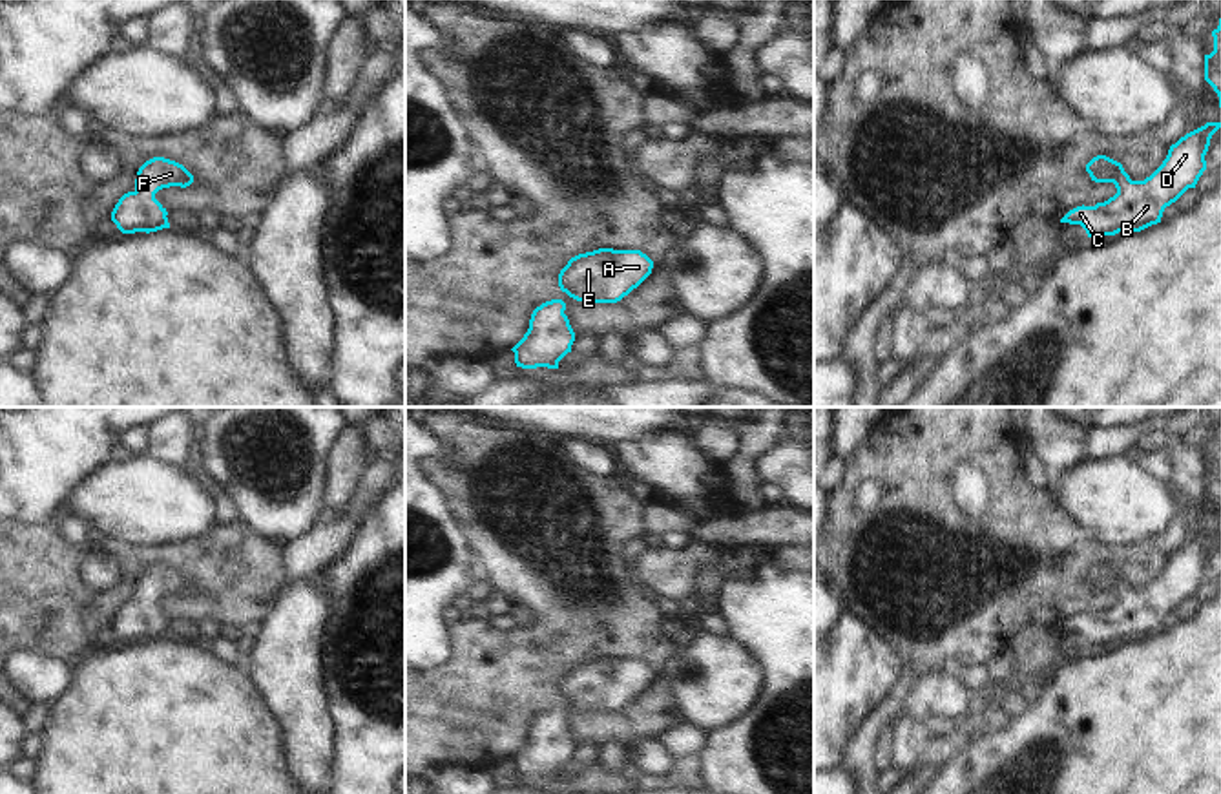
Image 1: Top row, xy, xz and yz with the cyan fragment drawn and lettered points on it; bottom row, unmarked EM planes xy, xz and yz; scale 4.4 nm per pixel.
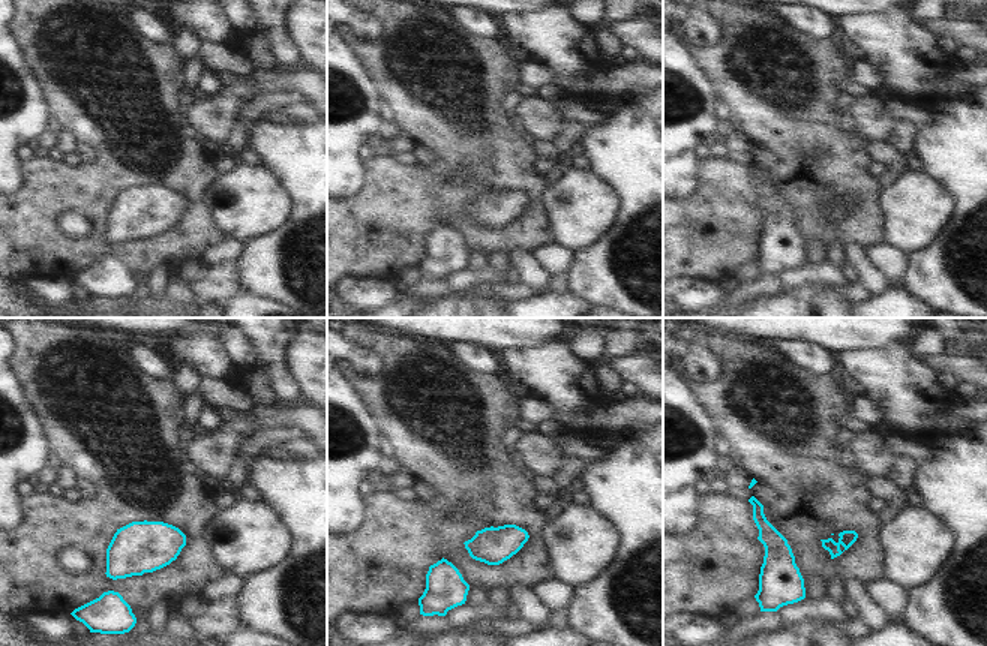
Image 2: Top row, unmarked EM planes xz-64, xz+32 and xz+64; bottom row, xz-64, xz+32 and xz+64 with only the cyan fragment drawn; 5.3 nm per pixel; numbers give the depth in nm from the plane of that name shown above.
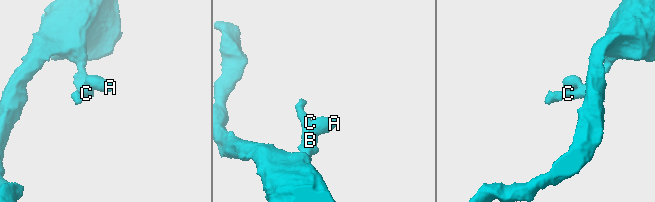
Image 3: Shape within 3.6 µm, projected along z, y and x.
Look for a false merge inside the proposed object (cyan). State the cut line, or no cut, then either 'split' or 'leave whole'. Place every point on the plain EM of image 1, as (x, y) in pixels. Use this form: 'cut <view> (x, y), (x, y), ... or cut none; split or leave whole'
cut none; leave whole

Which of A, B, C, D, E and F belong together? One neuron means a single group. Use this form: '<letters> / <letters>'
A B C D E F

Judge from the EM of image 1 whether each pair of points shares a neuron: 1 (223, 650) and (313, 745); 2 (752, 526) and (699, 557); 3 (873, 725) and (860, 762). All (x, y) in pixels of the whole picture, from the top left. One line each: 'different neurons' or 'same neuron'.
1: different neurons
2: same neuron
3: same neuron

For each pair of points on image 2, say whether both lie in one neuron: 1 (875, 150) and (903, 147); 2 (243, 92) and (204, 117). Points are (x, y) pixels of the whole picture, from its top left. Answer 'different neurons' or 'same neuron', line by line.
1: different neurons
2: same neuron

